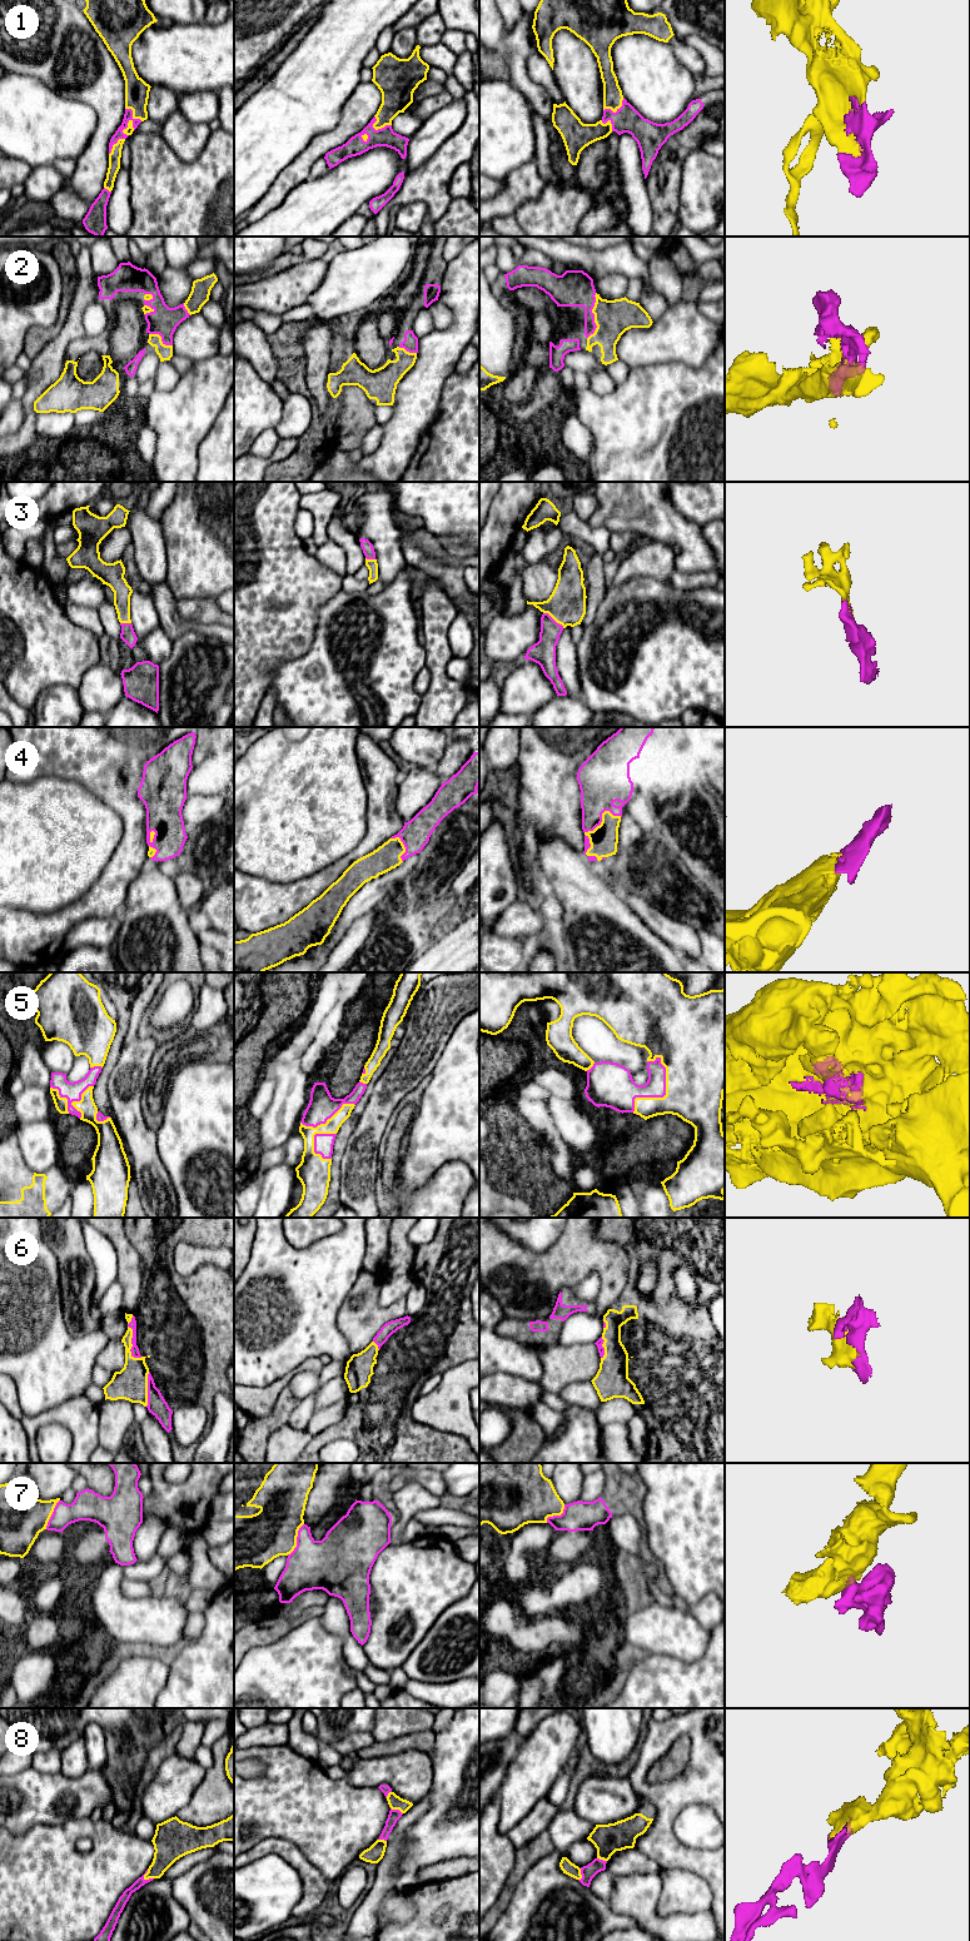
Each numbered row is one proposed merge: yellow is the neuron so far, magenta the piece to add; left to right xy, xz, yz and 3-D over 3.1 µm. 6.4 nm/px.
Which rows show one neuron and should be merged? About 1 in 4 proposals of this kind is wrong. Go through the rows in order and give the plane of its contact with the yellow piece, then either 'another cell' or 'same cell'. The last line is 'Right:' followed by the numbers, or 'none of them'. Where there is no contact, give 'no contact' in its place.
1: contact in xy; same cell
2: contact in yz; same cell
3: contact in yz; same cell
4: contact in yz; same cell
5: contact in yz; same cell
6: contact in xy; same cell
7: contact in xz; another cell
8: contact in xy; same cell
Right: 1, 2, 3, 4, 5, 6, 8

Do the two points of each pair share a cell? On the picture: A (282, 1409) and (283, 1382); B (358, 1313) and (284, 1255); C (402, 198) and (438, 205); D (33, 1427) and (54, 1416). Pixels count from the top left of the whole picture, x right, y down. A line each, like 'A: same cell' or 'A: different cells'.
A: different cells
B: different cells
C: same cell
D: same cell

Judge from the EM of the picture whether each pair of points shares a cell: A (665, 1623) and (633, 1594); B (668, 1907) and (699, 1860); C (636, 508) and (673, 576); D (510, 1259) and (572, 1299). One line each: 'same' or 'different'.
A: different
B: different
C: different
D: different

